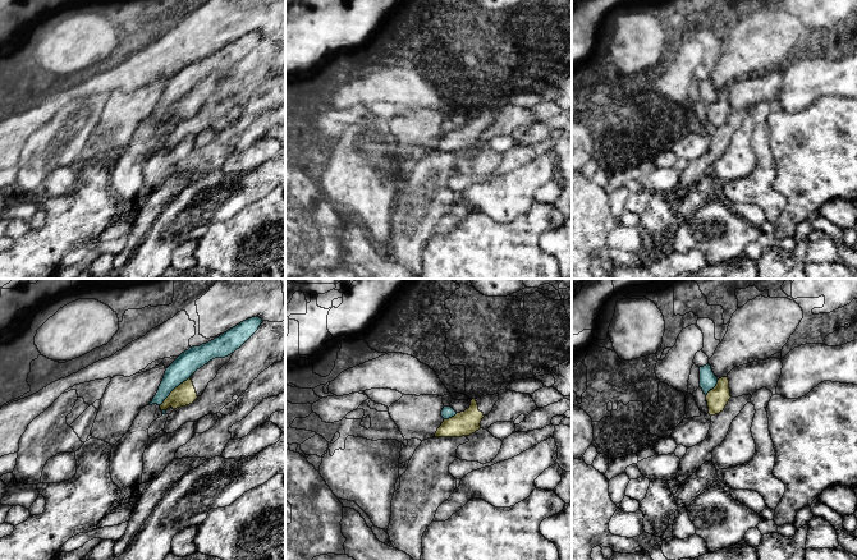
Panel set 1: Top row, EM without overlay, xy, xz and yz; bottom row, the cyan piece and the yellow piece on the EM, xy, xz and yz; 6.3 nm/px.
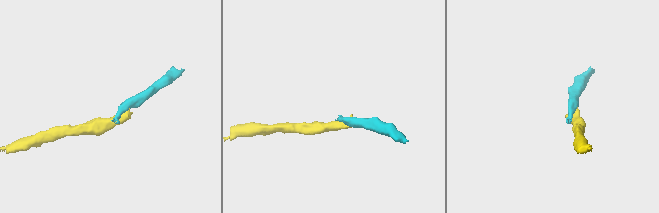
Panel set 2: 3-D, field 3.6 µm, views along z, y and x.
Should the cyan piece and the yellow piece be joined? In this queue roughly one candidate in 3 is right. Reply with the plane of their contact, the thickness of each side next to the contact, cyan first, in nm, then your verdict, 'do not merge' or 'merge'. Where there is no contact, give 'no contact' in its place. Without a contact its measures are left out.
meets cyan in xy; 150 nm thick on the cyan side, 140 nm on the other; do not merge

